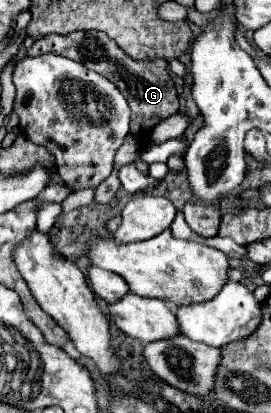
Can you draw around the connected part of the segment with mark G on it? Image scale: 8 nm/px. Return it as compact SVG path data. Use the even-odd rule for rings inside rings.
M71 32L67 36L59 36L59 34L49 34L41 40L35 40L33 46L27 50L29 56L41 56L41 54L59 54L59 56L67 56L95 72L99 72L101 76L107 76L111 82L117 84L117 88L123 92L123 96L129 102L131 108L131 132L137 136L137 140L141 142L141 148L147 148L147 144L143 142L143 136L149 134L149 130L173 116L179 110L179 98L175 92L175 84L171 80L171 74L167 70L167 62L165 60L133 60L131 56L127 56L105 32Z

